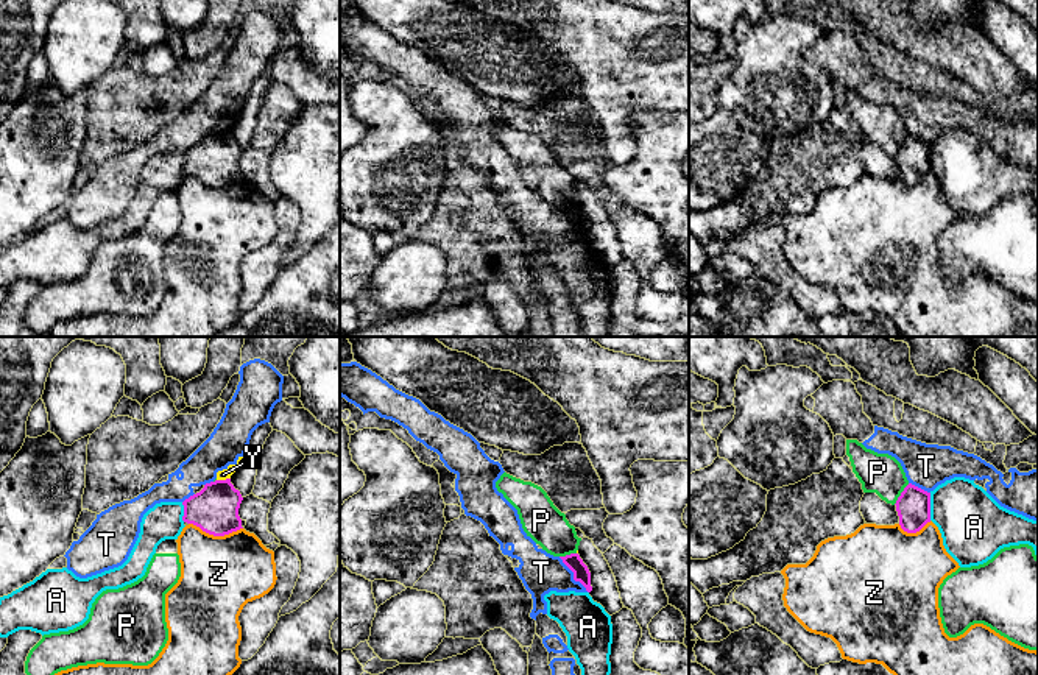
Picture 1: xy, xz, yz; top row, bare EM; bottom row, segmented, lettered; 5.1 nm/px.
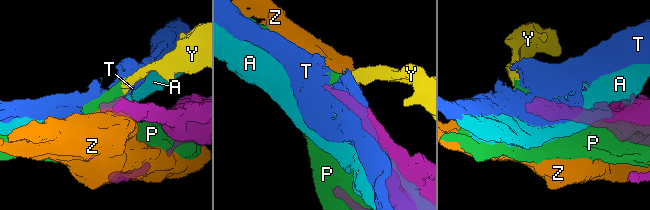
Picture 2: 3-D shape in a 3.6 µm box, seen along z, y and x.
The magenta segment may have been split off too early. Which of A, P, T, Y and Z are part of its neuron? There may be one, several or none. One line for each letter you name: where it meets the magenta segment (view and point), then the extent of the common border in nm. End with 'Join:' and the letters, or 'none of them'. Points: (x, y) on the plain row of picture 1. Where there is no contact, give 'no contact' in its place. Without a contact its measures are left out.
Join: none of them

